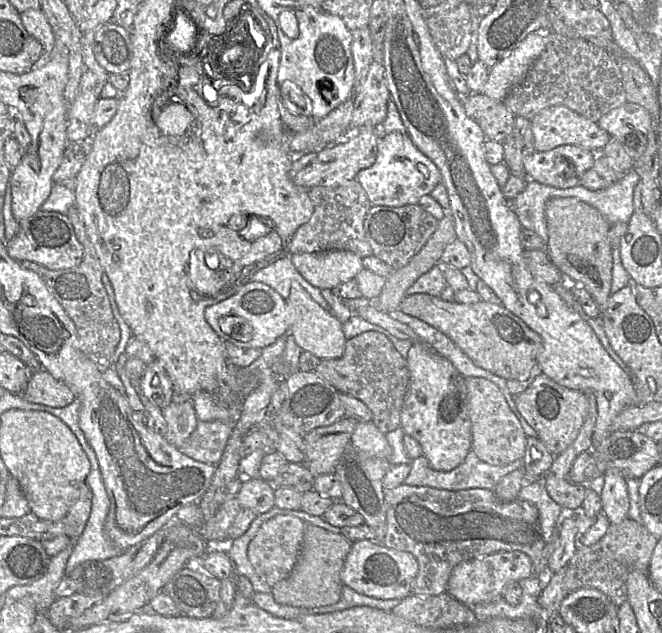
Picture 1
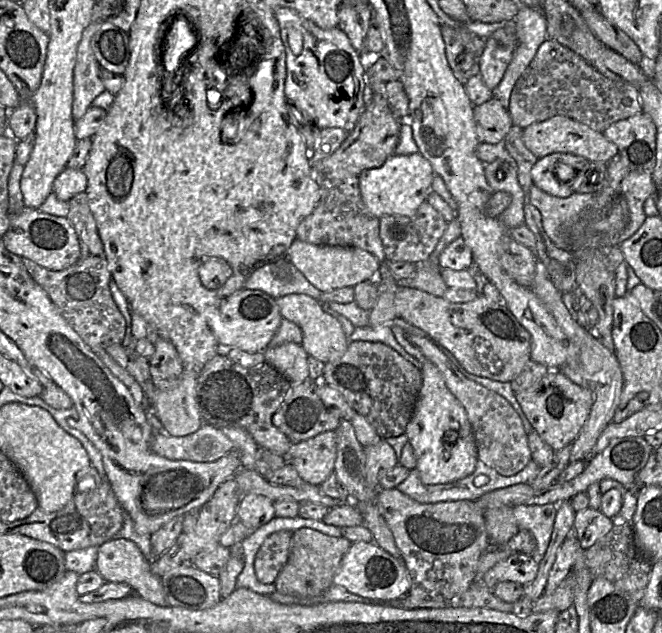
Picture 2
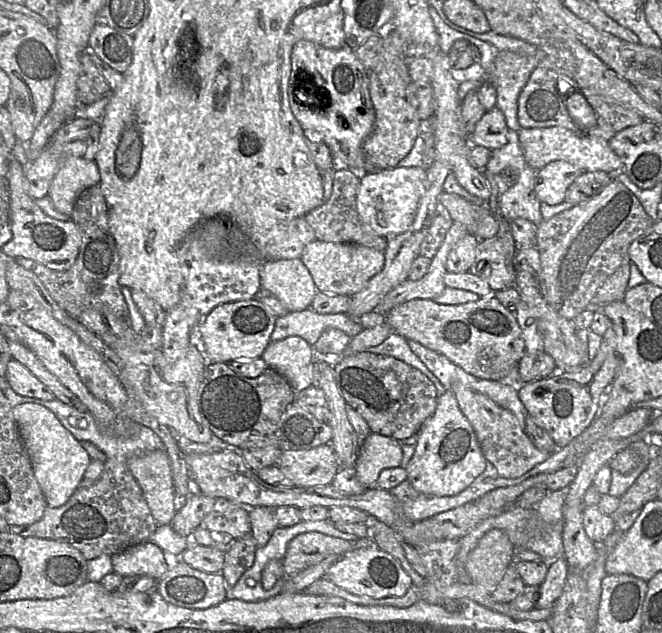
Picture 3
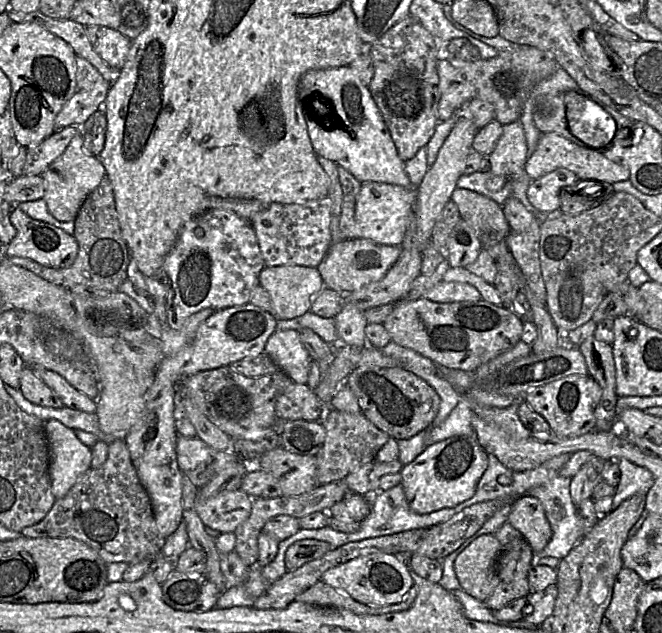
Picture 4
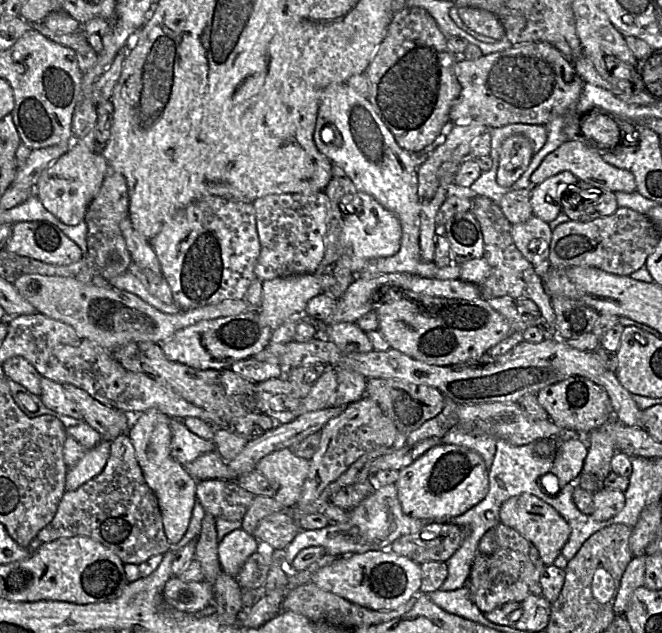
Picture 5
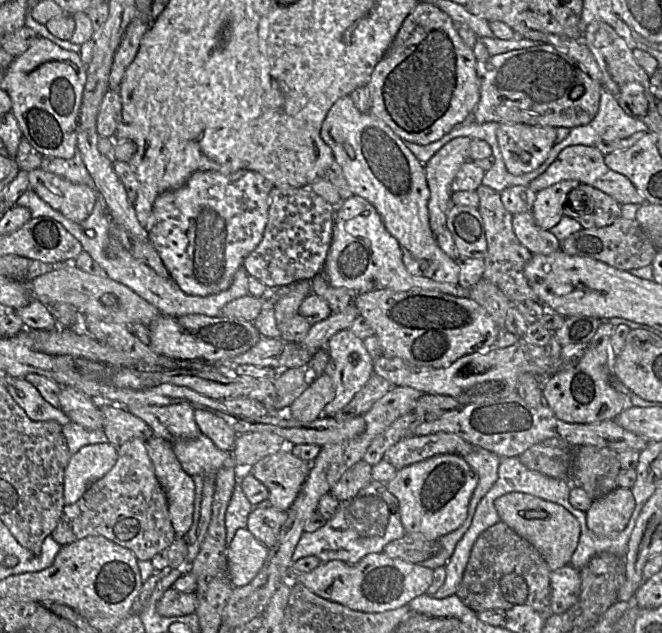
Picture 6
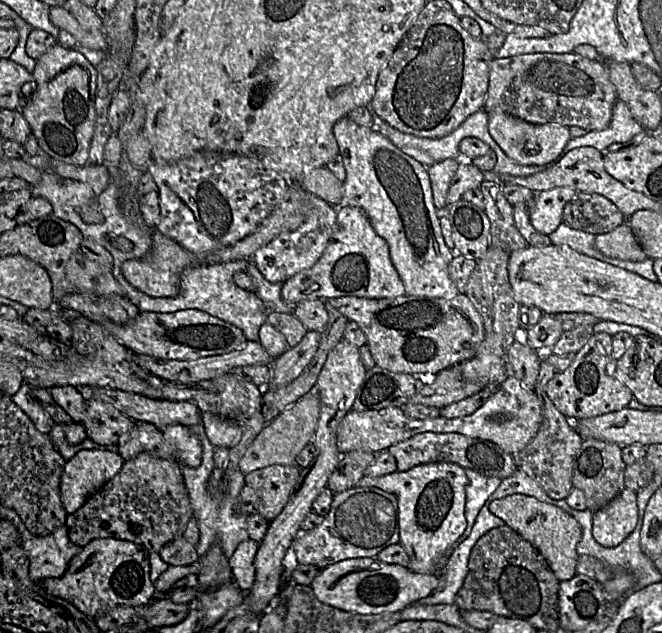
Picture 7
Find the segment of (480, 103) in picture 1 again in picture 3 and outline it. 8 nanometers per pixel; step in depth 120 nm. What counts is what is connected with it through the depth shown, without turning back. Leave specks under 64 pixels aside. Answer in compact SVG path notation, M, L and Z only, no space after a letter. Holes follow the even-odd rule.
M494 107L486 111L476 123L470 135L471 145L497 150L505 143L508 130L503 113L498 107Z

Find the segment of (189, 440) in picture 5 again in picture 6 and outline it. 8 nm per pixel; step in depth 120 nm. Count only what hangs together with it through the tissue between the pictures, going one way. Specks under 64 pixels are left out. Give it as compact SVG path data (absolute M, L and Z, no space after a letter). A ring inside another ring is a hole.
M187 403L132 405L126 409L151 427L155 436L164 438L171 445L202 434L194 419L194 409Z

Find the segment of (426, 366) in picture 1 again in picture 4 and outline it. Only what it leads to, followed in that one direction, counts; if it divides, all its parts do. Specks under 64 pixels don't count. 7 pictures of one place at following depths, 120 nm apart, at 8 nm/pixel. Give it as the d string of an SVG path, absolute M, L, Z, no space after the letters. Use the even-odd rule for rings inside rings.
M456 435L428 445L412 462L402 467L401 485L409 507L428 514L443 508L451 508L470 499L488 467L488 454L475 435Z

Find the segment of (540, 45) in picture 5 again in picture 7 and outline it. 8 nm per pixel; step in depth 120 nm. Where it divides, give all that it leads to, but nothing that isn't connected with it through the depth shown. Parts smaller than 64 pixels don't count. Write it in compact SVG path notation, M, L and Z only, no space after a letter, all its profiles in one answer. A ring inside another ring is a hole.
M574 52L531 53L492 60L483 108L487 113L501 112L532 124L560 124L599 131L608 127L617 100L616 89L604 61L590 60Z

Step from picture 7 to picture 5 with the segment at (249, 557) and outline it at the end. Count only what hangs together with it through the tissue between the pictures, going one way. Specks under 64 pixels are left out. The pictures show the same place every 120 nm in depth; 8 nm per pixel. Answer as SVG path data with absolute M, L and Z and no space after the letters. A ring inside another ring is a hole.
M242 528L228 533L218 544L219 560L223 572L236 577L246 560L262 549L261 543Z

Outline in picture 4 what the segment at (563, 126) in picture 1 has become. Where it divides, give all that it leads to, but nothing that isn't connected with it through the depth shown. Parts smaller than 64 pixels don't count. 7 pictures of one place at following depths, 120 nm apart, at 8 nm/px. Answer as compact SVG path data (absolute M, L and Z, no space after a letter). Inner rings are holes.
M554 132L542 133L535 151L525 163L526 172L532 180L535 180L557 168L566 168L574 172L580 180L595 180L611 184L629 180L630 176L627 168L606 158L603 150L580 146Z

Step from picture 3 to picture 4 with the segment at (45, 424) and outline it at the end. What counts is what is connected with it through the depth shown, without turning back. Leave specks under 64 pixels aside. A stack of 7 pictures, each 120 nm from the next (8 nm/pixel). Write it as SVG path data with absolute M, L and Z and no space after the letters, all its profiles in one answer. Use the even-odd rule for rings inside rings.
M57 420L45 421L44 430L49 448L51 491L58 500L90 469L92 448L82 444L73 430Z

